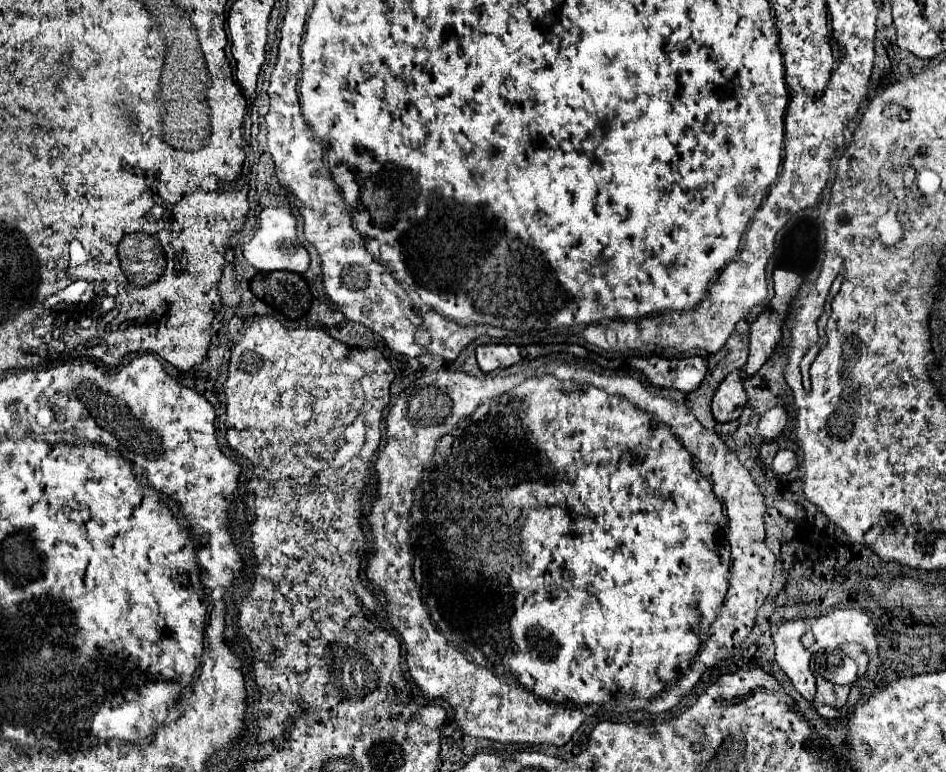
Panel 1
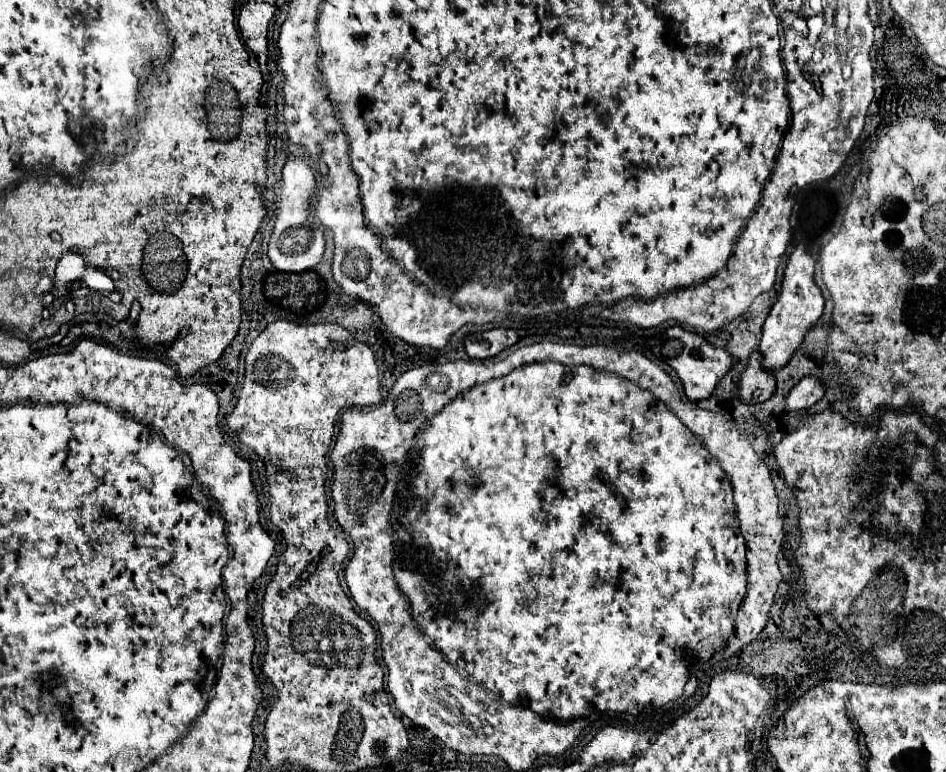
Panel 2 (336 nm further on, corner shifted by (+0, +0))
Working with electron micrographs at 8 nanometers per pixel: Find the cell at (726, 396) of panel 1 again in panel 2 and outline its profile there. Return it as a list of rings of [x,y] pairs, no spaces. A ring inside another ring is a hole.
[[[754,350],[738,382],[740,400],[744,404],[760,404],[774,394],[774,388],[776,388],[776,380],[772,372],[766,372],[762,368],[762,354]]]

